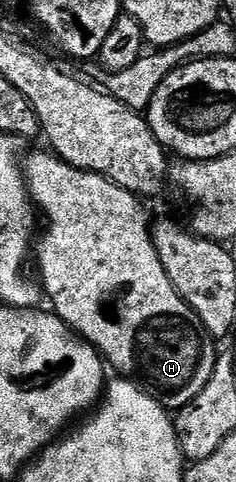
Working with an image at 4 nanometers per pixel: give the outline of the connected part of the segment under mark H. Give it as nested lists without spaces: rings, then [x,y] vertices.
[[[45,151],[34,152],[27,160],[25,157],[24,179],[33,207],[37,211],[39,208],[46,215],[47,222],[50,223],[46,228],[46,237],[43,238],[42,245],[39,248],[37,245],[36,248],[38,268],[42,271],[40,284],[44,289],[45,299],[46,296],[50,299],[51,305],[49,304],[49,307],[55,316],[59,316],[69,328],[73,328],[87,344],[93,344],[104,357],[105,363],[113,371],[114,368],[118,371],[115,373],[119,377],[137,382],[145,388],[147,394],[153,400],[158,401],[167,410],[177,410],[184,407],[188,402],[192,402],[192,398],[196,398],[196,394],[200,394],[200,390],[204,390],[204,386],[208,386],[208,378],[212,378],[212,370],[218,361],[219,349],[214,348],[215,337],[206,333],[206,328],[200,322],[198,315],[192,310],[192,306],[188,306],[188,302],[184,302],[184,298],[180,298],[176,286],[172,286],[172,282],[160,262],[160,254],[156,254],[156,246],[152,235],[152,220],[151,217],[146,217],[146,212],[142,209],[143,201],[135,193],[116,186],[108,178],[104,178],[95,172],[85,172],[79,168],[73,168],[71,164],[66,164],[58,156],[55,156],[53,151]]]

